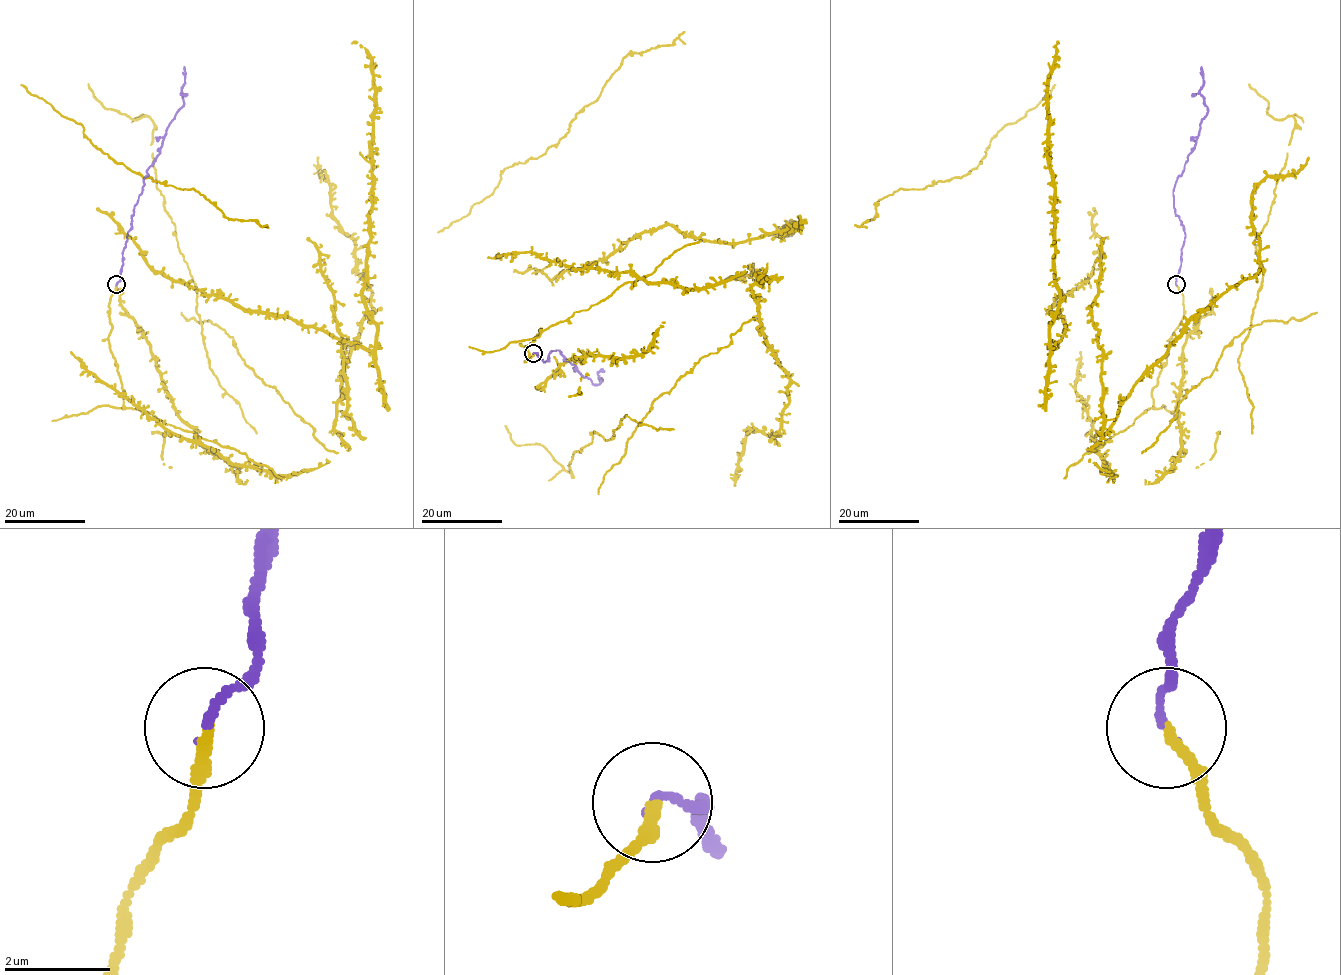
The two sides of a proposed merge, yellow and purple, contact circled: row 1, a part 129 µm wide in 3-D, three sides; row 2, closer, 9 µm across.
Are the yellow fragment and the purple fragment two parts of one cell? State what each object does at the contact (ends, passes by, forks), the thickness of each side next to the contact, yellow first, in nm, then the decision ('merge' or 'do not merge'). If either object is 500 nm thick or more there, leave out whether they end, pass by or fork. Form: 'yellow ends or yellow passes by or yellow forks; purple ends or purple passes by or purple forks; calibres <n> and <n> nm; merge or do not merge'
yellow ends; purple ends; calibres 200 and 140 nm; merge

